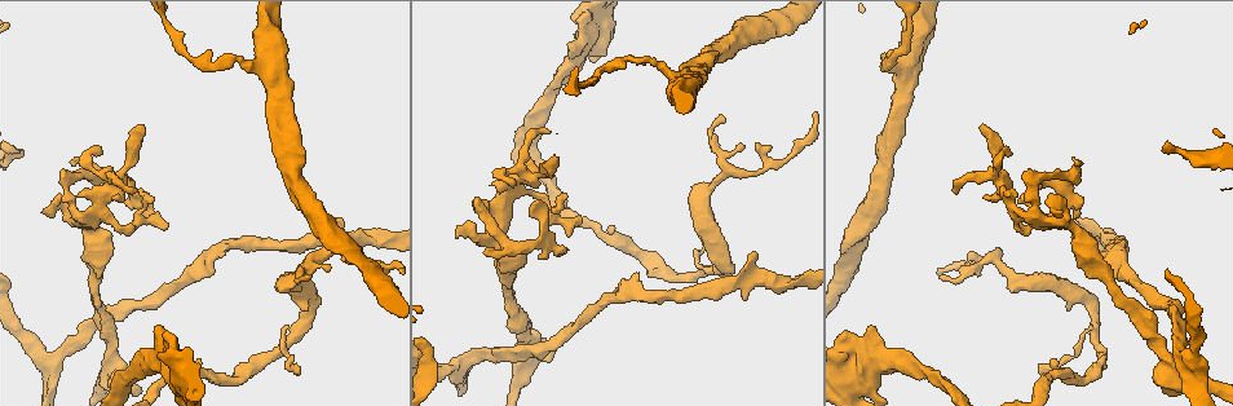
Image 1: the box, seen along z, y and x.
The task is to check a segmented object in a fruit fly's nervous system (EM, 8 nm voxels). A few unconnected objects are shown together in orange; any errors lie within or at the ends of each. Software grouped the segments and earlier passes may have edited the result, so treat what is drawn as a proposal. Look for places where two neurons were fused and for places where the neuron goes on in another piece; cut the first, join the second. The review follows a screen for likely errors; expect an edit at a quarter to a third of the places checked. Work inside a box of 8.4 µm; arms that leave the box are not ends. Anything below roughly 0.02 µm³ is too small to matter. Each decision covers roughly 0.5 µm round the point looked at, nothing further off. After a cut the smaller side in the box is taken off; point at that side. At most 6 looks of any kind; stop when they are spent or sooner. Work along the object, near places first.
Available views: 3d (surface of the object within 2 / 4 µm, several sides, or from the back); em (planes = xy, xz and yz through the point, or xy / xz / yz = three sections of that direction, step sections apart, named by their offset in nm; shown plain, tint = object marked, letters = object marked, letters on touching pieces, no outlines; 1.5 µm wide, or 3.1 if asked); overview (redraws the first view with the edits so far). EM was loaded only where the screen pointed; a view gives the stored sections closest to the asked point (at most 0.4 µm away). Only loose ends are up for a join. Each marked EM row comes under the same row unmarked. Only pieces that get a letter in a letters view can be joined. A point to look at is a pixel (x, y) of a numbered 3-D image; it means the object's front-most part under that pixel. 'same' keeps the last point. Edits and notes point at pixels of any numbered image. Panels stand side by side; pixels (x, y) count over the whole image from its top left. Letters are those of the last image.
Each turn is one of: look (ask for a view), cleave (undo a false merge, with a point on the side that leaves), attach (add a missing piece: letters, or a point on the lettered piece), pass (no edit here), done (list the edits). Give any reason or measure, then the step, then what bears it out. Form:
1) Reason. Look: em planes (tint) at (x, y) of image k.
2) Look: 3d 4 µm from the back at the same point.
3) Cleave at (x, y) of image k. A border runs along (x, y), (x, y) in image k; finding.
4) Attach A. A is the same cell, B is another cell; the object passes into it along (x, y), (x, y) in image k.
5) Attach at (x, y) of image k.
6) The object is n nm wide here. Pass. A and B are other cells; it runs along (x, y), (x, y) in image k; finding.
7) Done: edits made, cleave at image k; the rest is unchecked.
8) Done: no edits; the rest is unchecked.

Tapers out. Look: 3d 2 µm from the back at (342, 219) of image 1.

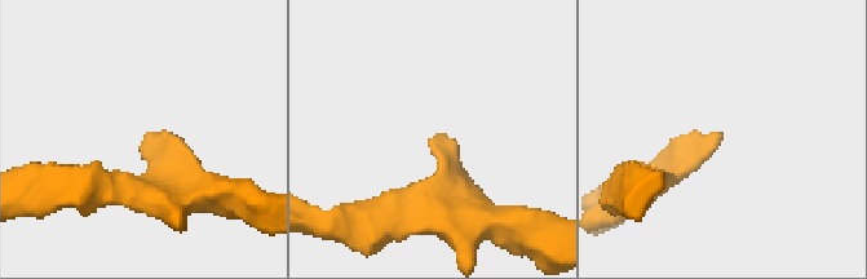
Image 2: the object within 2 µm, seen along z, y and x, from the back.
Look: em planes (letters) at (439, 137) of image 2.

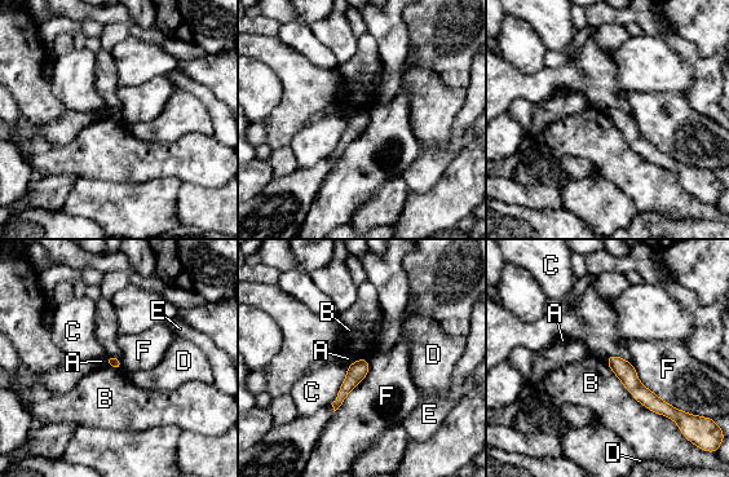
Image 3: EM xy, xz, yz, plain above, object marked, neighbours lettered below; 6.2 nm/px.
Pass. A, B, C, D, E and F are other cells; no lettered piece goes on from it.

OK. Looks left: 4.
Tapers out. Look: 3d 2 µm at (137, 191) of image 1.

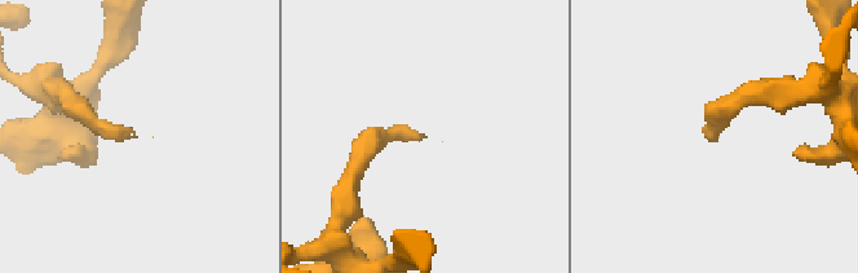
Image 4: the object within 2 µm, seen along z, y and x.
Need the tissue. Look: em planes (letters) at (716, 136) of image 4.

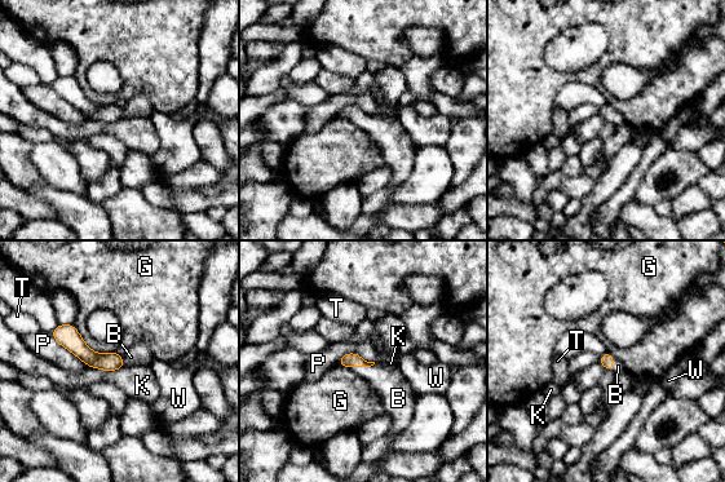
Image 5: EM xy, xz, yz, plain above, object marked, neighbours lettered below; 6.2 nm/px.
Attach B. B is the same cell, G, K, P, T and W are other cells; the object passes into it along (352, 359), (362, 366), (393, 388) in image 5; it goes on there.

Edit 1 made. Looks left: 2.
Done: edits made, attach at image 5; the rest is unchecked.

